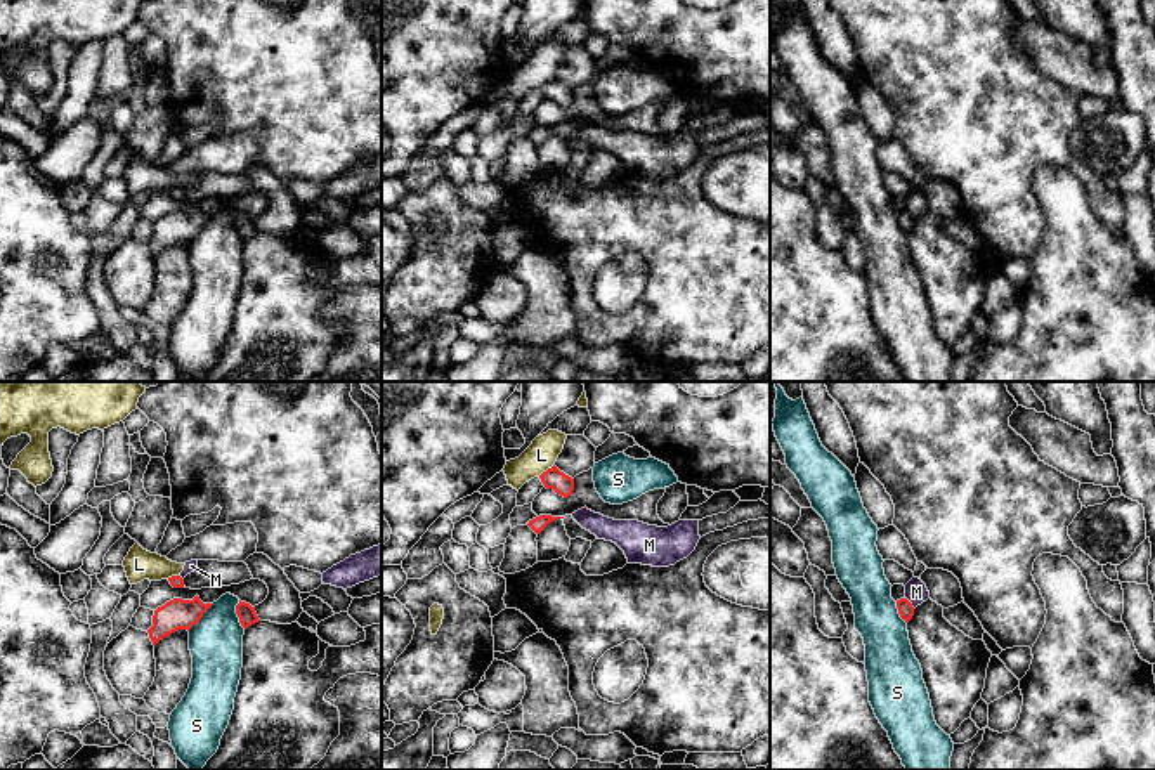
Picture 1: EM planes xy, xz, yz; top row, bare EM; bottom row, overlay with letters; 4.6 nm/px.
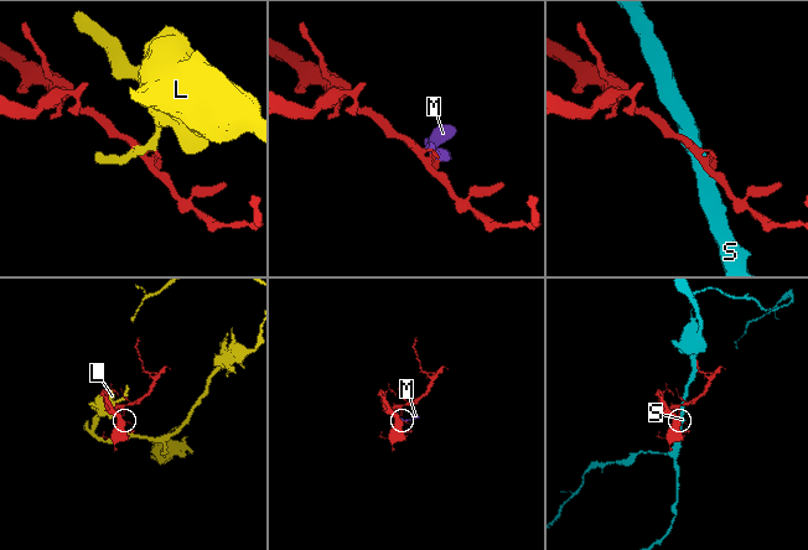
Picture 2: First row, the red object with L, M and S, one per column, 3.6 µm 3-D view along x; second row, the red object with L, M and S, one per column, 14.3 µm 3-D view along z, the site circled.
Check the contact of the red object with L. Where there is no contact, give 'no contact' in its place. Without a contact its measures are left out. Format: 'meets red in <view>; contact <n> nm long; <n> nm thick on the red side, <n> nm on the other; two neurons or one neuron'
meets red in xz; contact 100 nm long; 100 nm thick on the red side, 140 nm on the other; two neurons

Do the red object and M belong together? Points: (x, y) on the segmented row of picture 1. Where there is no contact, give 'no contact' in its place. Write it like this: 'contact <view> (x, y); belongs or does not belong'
contact yz (909, 602); does not belong

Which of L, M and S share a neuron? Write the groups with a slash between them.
L M / S

